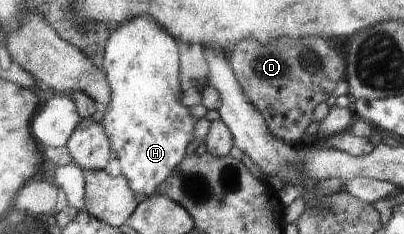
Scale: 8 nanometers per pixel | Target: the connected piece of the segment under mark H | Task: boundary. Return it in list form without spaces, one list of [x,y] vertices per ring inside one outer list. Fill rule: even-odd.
[[[141,16],[125,26],[113,25],[109,32],[109,38],[107,38],[107,43],[104,49],[104,60],[103,69],[104,74],[107,78],[110,90],[111,90],[111,100],[109,106],[104,108],[105,120],[104,120],[104,130],[107,132],[107,137],[109,138],[112,150],[117,152],[117,157],[121,163],[121,169],[123,171],[122,176],[125,176],[129,188],[133,190],[133,193],[139,198],[145,198],[147,196],[152,196],[158,194],[159,185],[162,182],[166,182],[171,176],[171,172],[177,168],[177,164],[181,163],[181,160],[187,155],[187,146],[195,139],[194,128],[195,123],[198,121],[189,112],[189,107],[183,106],[179,98],[181,98],[181,86],[180,86],[180,53],[179,53],[179,43],[175,41],[175,38],[171,38],[167,32],[163,32],[161,26],[157,26],[153,20],[149,20],[147,16]]]

